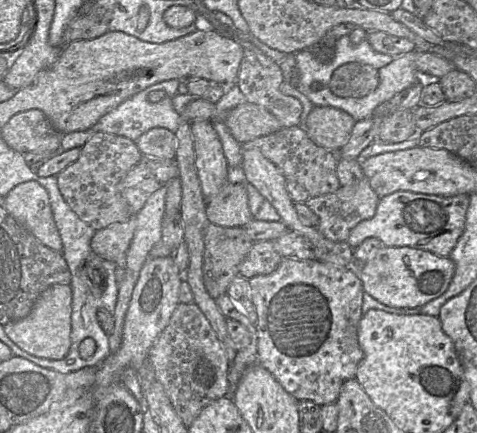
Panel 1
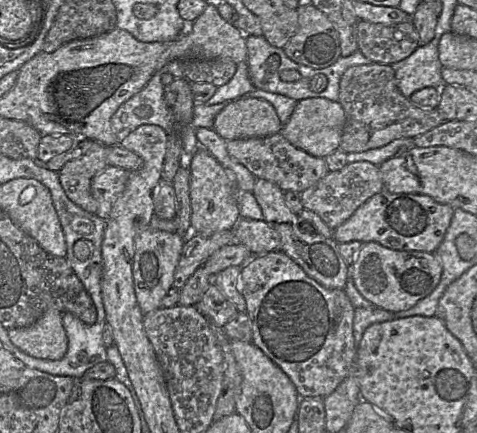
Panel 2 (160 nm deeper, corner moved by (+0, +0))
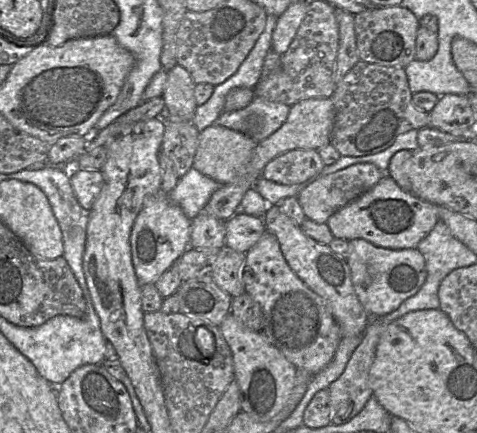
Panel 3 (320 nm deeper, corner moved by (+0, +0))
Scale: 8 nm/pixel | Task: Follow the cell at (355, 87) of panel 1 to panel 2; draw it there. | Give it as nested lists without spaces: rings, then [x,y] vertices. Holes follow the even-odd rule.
[[[387,64],[349,67],[339,82],[338,102],[346,117],[339,149],[347,154],[380,148],[395,139],[415,138],[447,121],[437,108],[421,108],[403,96],[395,72]]]

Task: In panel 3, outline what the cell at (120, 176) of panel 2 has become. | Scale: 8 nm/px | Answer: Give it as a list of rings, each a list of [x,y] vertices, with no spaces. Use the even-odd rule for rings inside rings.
[[[76,168],[70,172],[70,183],[79,204],[90,211],[98,198],[104,178],[100,170]]]

